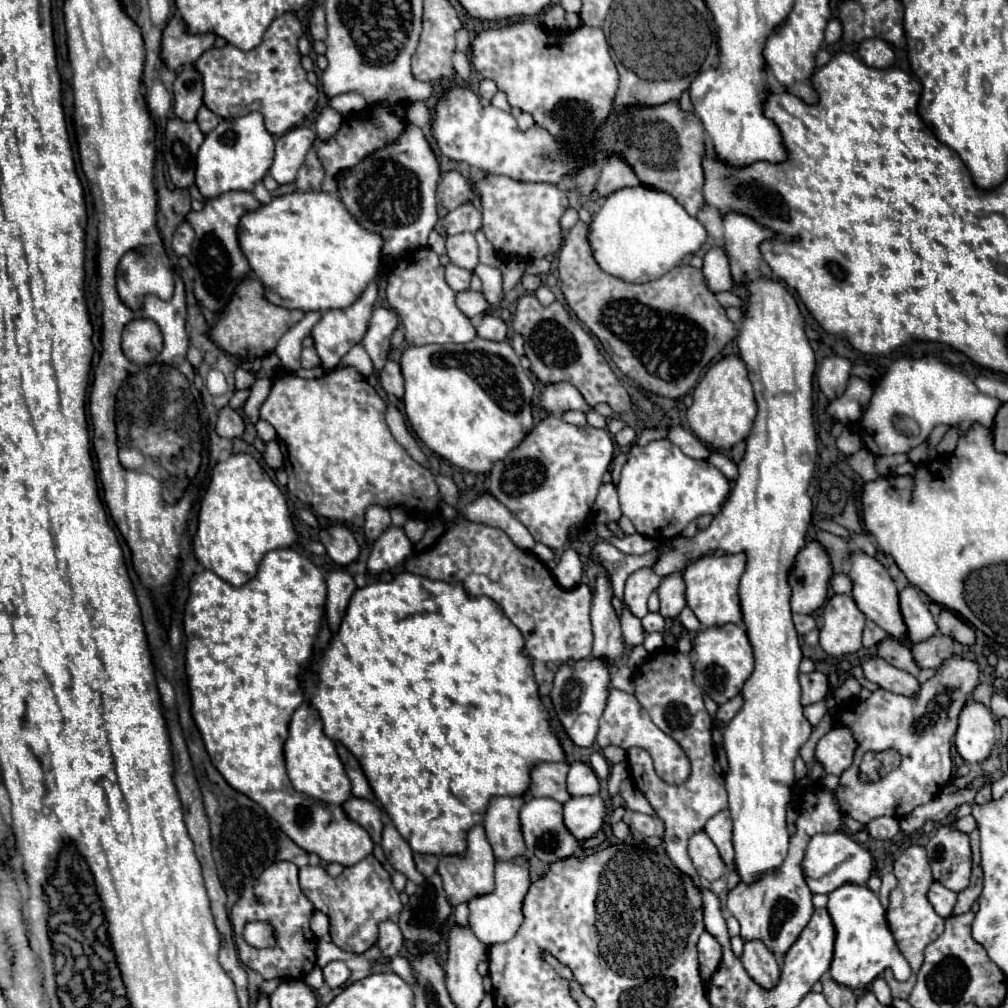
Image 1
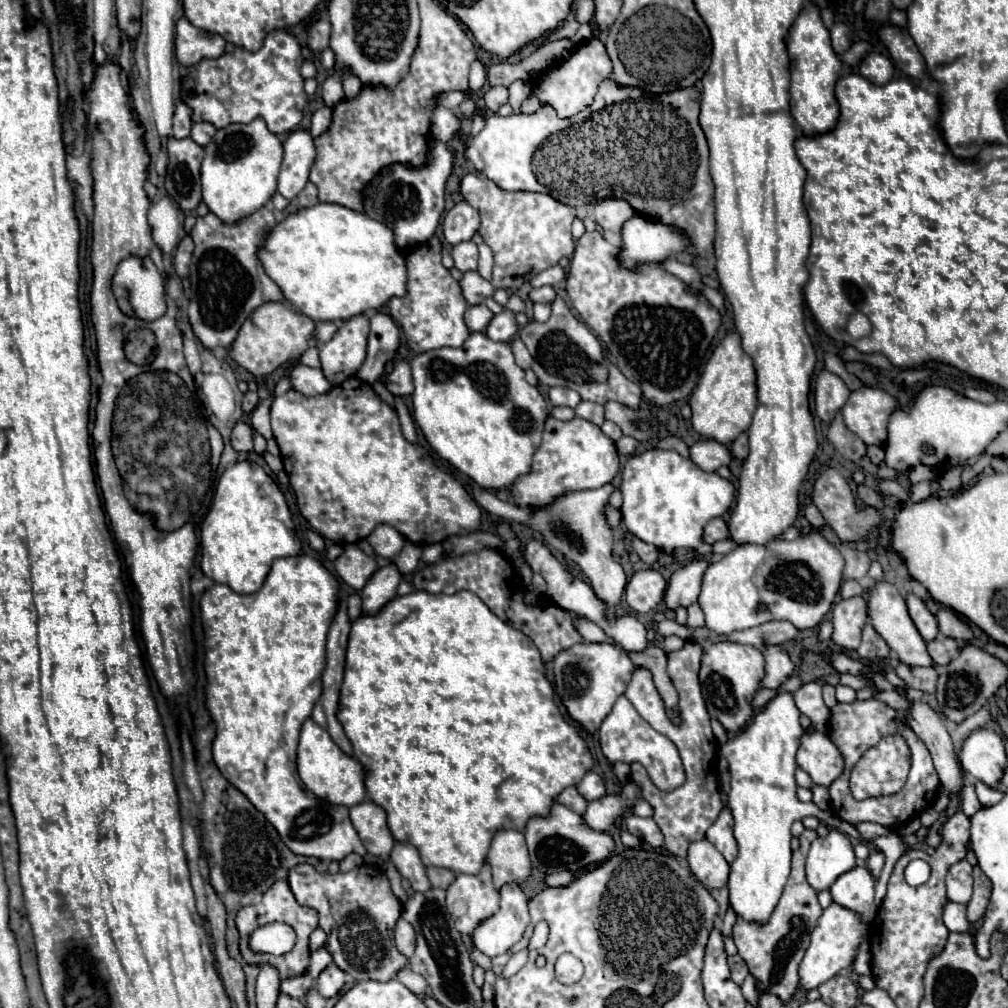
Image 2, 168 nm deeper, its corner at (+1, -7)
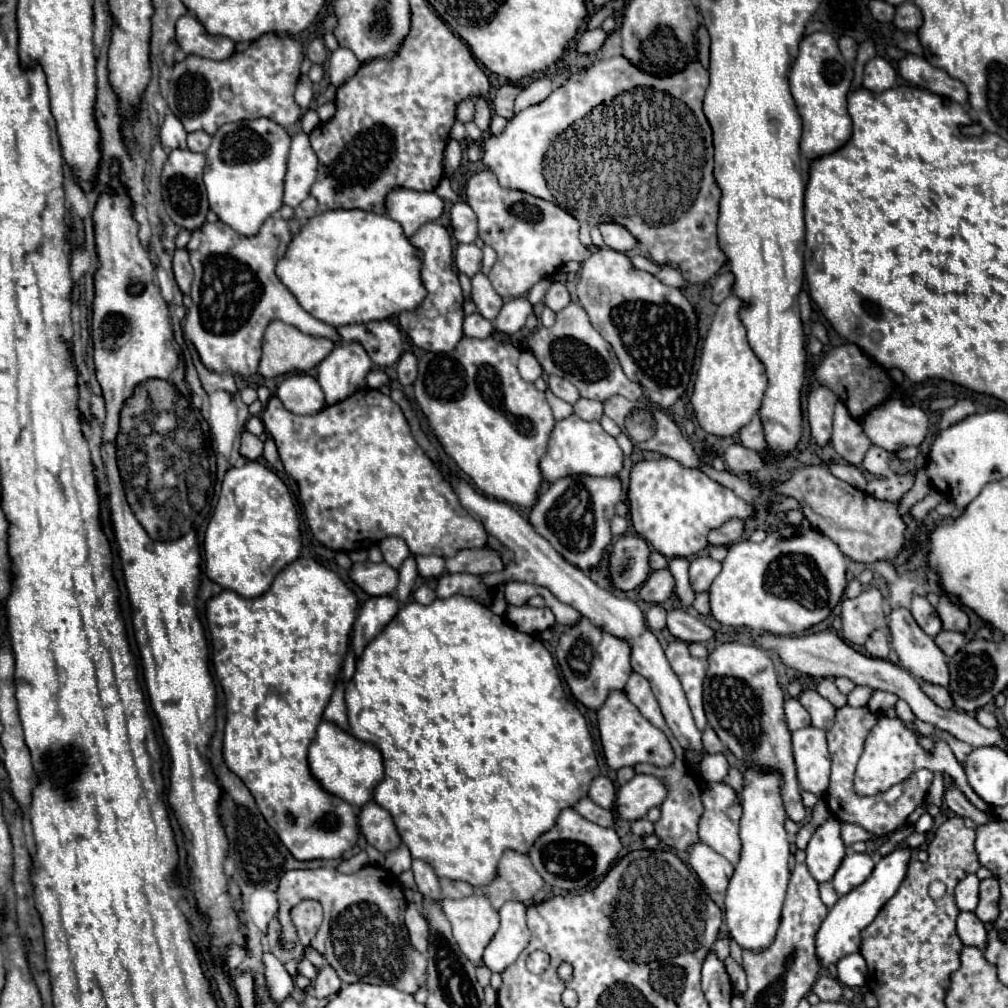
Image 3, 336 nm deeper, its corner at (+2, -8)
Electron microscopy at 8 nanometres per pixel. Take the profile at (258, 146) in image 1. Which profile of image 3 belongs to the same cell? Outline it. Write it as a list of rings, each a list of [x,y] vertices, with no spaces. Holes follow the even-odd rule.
[[[265,117],[251,121],[251,127],[249,123],[229,123],[215,133],[211,147],[205,153],[209,167],[203,181],[209,195],[209,205],[217,213],[219,221],[233,227],[239,235],[253,237],[265,219],[283,207],[283,181],[289,143],[289,133]]]

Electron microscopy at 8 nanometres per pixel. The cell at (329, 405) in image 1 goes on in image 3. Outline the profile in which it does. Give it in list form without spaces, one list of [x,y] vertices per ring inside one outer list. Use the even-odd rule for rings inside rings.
[[[365,387],[315,415],[289,413],[273,395],[261,419],[277,443],[285,473],[299,485],[311,533],[325,547],[351,553],[373,547],[385,537],[401,537],[413,555],[439,555],[445,559],[461,549],[487,547],[485,527],[459,505],[451,485],[413,439],[401,407],[387,395]]]

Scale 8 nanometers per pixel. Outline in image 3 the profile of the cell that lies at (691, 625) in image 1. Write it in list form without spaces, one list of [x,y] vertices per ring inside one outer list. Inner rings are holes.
[[[707,591],[697,593],[697,595],[695,595],[695,601],[693,601],[693,607],[695,607],[701,615],[709,615],[709,593],[707,593]]]

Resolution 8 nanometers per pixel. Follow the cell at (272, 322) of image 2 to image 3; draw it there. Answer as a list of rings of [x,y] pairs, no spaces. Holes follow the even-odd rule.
[[[271,321],[265,331],[265,339],[263,339],[263,355],[261,355],[261,363],[259,363],[259,375],[277,377],[277,375],[293,373],[293,371],[307,373],[313,367],[317,367],[333,351],[333,347],[335,347],[335,343],[329,339],[305,335],[297,327],[287,325],[283,321]]]

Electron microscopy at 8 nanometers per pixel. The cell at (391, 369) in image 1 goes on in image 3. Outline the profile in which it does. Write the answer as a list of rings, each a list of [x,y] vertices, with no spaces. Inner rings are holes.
[[[403,353],[397,361],[397,379],[403,387],[417,379],[417,357],[413,353]]]

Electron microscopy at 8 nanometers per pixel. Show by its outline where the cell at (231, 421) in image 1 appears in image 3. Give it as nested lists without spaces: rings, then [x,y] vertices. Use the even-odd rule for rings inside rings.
[[[243,431],[243,435],[241,435],[241,455],[245,459],[249,459],[249,461],[259,459],[263,455],[263,448],[264,442],[259,437],[251,435],[249,431]]]

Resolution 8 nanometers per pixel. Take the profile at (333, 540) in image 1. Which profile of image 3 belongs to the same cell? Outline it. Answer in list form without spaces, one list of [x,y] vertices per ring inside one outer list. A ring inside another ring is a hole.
[[[385,561],[381,563],[355,563],[349,571],[349,577],[371,597],[373,595],[395,595],[399,573],[389,567]]]

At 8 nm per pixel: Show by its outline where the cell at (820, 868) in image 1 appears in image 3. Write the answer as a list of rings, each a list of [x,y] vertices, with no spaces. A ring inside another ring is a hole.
[[[831,817],[823,825],[819,825],[805,849],[807,853],[807,867],[815,881],[825,883],[831,881],[835,871],[839,869],[845,857],[845,845],[839,833],[839,819]]]

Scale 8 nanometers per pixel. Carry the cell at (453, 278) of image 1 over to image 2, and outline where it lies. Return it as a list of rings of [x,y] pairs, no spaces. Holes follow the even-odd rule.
[[[466,272],[460,280],[460,288],[468,304],[480,304],[486,296],[494,294],[494,286],[480,278],[478,272]]]

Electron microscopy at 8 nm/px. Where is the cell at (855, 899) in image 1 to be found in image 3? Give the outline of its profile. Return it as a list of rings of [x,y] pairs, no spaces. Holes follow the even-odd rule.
[[[849,851],[841,861],[841,867],[837,869],[831,883],[839,895],[847,895],[851,889],[861,885],[871,875],[873,867],[875,863],[867,853]]]

